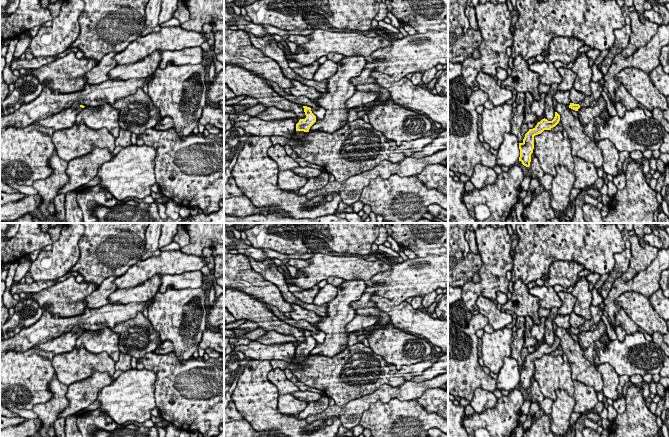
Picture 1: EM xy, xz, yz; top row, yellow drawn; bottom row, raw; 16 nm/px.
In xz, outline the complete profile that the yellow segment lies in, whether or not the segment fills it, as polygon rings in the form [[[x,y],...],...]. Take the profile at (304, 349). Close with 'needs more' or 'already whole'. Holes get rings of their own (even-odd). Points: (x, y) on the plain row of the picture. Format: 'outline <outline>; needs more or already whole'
outline [[[303,330],[306,339],[305,343],[300,343],[296,348],[296,361],[301,363],[309,356],[310,351],[316,346],[316,340],[312,337],[311,332]]]; needs more

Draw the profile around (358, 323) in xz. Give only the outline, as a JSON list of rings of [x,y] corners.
[[[356,315],[354,319],[345,327],[348,333],[359,333],[364,328],[376,325],[377,318],[374,316],[359,316]]]

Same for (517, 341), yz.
[[[525,323],[521,328],[518,328],[516,332],[513,332],[511,338],[511,357],[514,358],[519,367],[523,367],[523,360],[521,358],[521,351],[524,347],[524,332],[525,332]]]

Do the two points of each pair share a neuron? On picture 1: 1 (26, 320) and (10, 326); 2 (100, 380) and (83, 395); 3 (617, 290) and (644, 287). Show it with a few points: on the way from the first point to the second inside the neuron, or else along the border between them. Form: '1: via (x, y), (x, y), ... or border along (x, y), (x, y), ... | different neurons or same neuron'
1: via (22, 320), (19, 320), (14, 325) | same neuron
2: via (96, 382), (87, 391) | same neuron
3: via (624, 286), (637, 286) | same neuron

